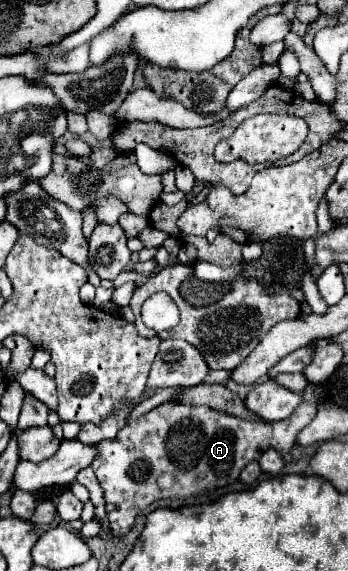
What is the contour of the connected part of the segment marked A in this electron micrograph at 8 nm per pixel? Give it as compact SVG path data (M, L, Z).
M166 402L146 412L142 418L132 420L120 430L120 434L114 440L98 442L96 446L98 456L92 462L92 470L104 490L106 514L110 520L112 534L114 536L128 534L134 524L134 518L154 500L190 498L194 494L202 494L204 490L214 490L214 488L236 482L240 476L240 470L248 462L258 460L260 454L268 448L274 448L284 456L294 446L296 434L306 424L310 424L314 416L316 416L316 404L310 404L310 402L302 402L290 418L280 420L280 422L246 422L236 416L212 410L208 406Z

